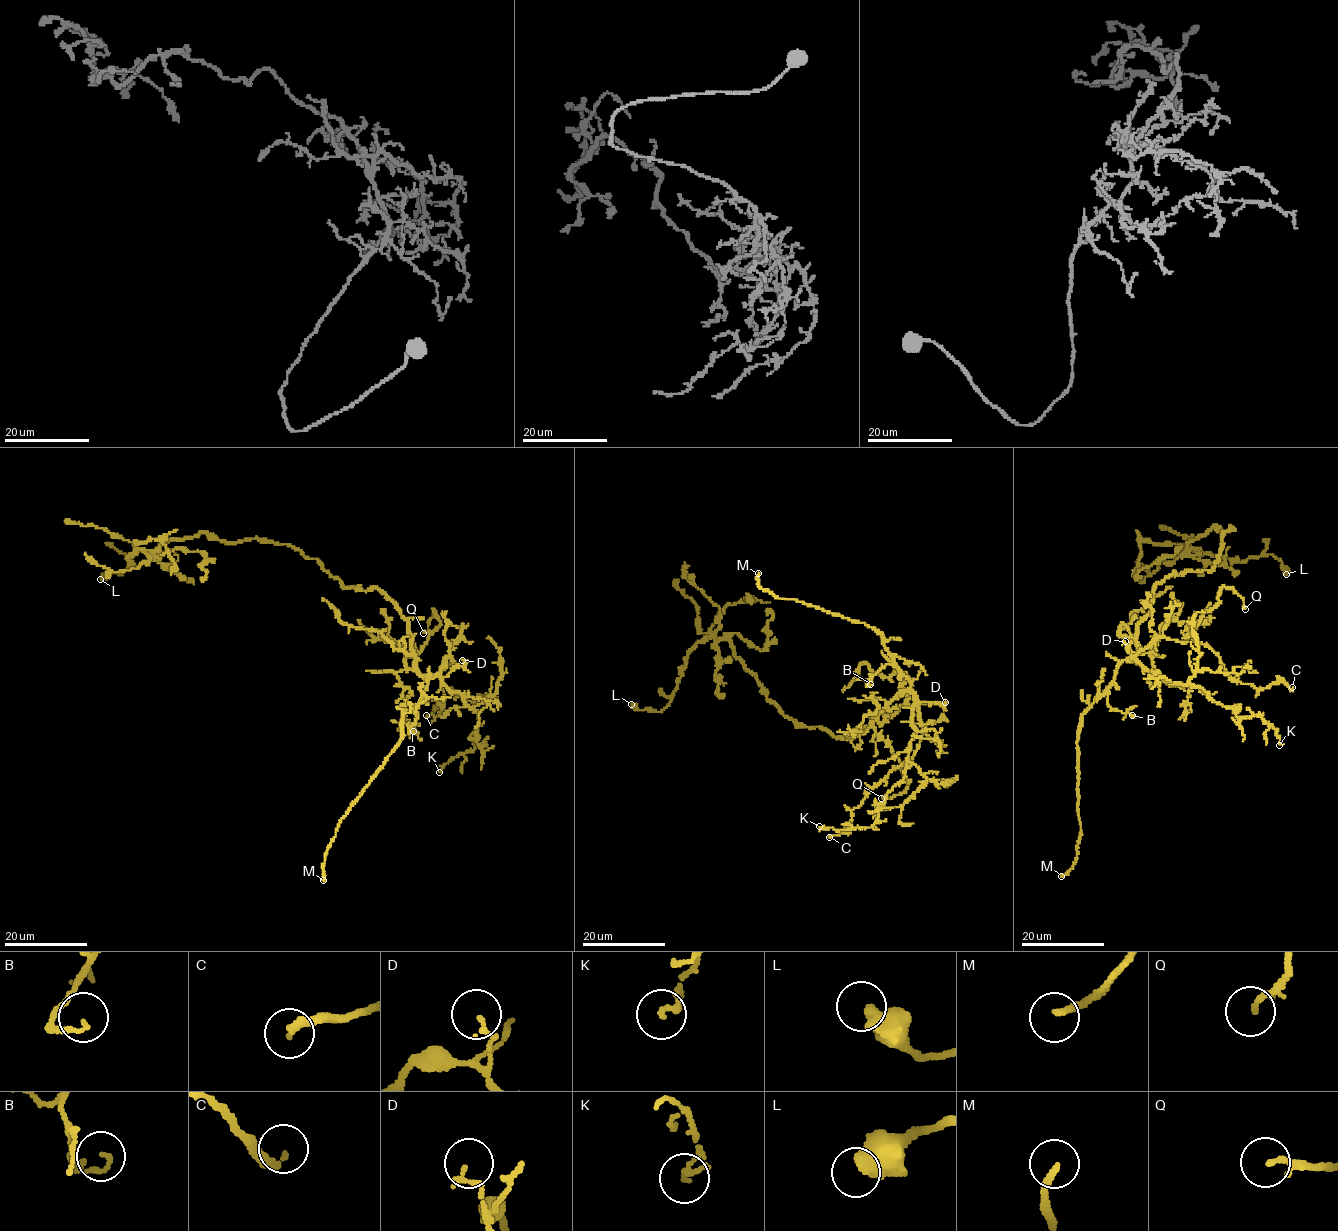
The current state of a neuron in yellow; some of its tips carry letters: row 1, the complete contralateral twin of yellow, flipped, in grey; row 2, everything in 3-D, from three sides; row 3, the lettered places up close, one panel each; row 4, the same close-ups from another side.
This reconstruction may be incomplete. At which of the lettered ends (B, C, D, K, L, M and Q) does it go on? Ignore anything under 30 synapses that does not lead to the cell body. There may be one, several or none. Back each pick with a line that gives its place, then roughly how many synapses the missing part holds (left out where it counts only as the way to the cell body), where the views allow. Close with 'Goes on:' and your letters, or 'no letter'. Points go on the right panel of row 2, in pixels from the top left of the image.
M: place (1061, 876)
Goes on: M

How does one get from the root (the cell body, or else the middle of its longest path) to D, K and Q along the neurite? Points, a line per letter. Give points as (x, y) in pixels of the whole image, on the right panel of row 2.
D: (1177, 575), (1173, 572), (1156, 583), (1151, 614), (1138, 625), (1137, 651), (1128, 658), (1134, 658), (1125, 641)
K: (1177, 575), (1156, 583), (1128, 659), (1170, 683), (1201, 687), (1236, 717), (1260, 717), (1275, 728), (1279, 745)
Q: (1177, 575), (1154, 587), (1141, 653), (1172, 620), (1187, 621), (1188, 637), (1224, 585), (1245, 609)

